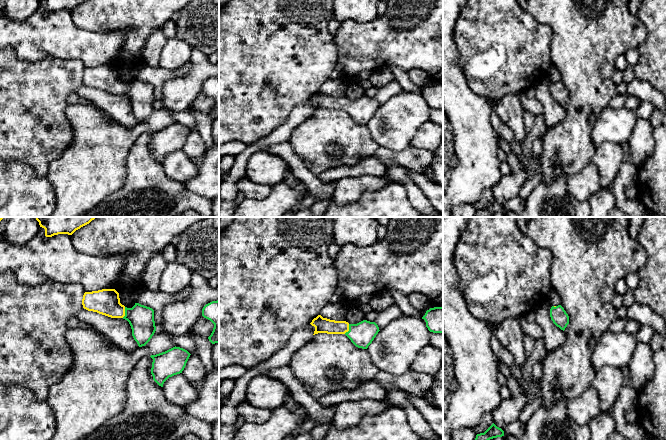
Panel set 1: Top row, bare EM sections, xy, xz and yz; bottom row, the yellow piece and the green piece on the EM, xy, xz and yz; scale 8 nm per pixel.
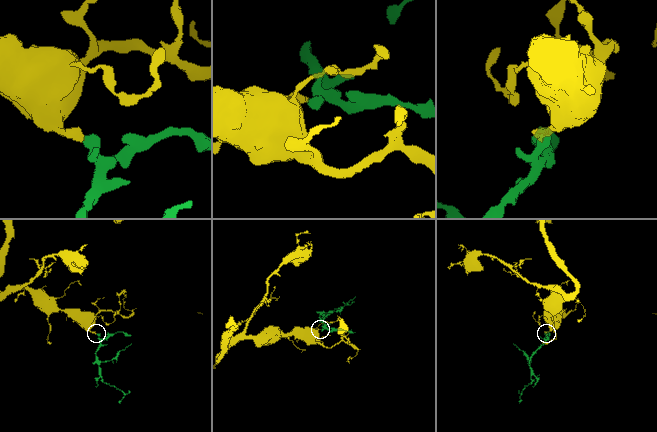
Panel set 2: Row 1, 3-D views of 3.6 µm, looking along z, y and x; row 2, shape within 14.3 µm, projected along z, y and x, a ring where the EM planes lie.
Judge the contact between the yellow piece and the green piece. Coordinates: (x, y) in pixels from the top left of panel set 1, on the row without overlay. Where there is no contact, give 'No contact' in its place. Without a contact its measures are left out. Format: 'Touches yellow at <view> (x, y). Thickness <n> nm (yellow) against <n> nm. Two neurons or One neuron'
Touches yellow at xy (124, 88). Thickness 200 nm (yellow) against 200 nm. One neuron

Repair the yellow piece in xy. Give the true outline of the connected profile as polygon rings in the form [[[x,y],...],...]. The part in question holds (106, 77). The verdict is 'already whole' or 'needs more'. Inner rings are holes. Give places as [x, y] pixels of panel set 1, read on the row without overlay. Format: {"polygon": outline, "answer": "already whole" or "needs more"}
{"polygon": [[[115,65],[85,68],[82,81],[88,87],[127,96],[139,123],[145,122],[156,107],[154,86],[139,79],[132,84],[125,83],[120,79],[119,69]]], "answer": "needs more"}

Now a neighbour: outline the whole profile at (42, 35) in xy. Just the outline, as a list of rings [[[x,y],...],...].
[[[40,3],[25,21],[11,20],[0,9],[0,48],[11,47],[19,59],[36,62],[46,57],[79,60],[85,68],[115,65],[119,70],[143,65],[143,57],[117,60],[125,33],[92,32],[77,27],[68,10],[45,12]]]

